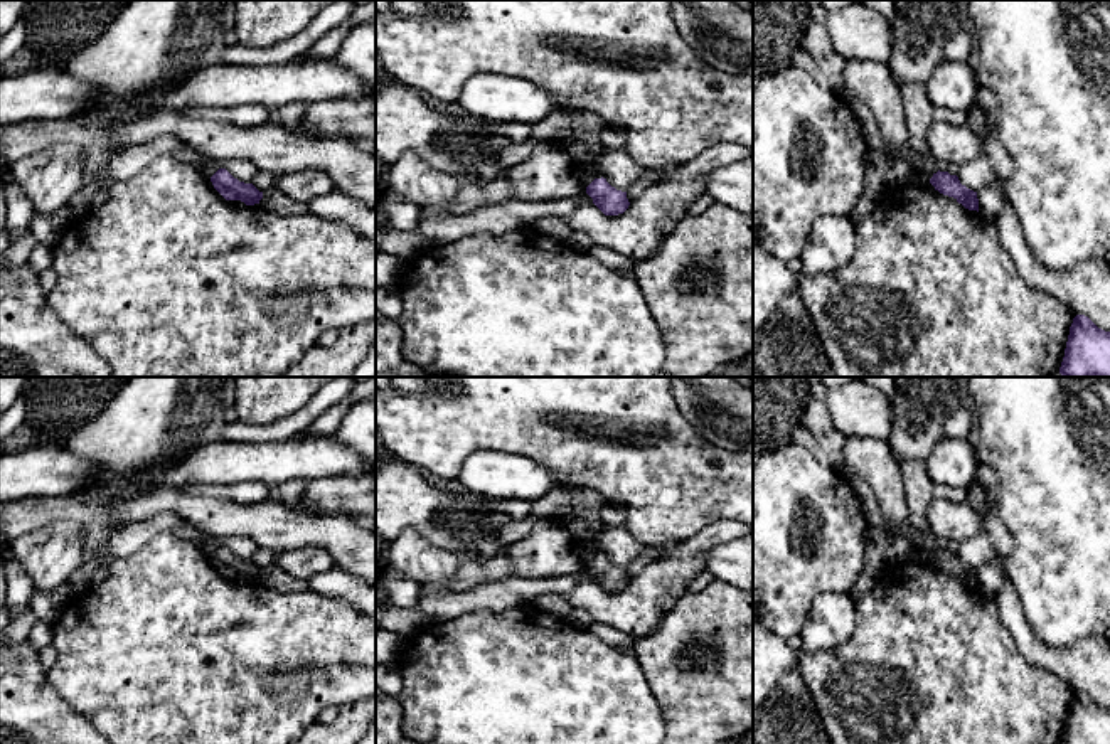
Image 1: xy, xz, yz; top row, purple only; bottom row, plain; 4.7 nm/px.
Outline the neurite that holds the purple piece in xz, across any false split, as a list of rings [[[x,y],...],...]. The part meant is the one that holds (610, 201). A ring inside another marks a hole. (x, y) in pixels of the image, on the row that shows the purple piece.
[[[595,178],[588,187],[586,194],[593,199],[593,204],[605,215],[618,215],[623,214],[630,202],[627,199],[627,192],[616,190],[611,187],[606,178]]]

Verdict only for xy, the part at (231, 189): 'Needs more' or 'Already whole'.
Already whole

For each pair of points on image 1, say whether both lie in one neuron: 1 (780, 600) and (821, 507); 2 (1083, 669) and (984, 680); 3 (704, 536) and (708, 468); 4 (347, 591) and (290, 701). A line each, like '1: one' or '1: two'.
1: one
2: two
3: two
4: two

